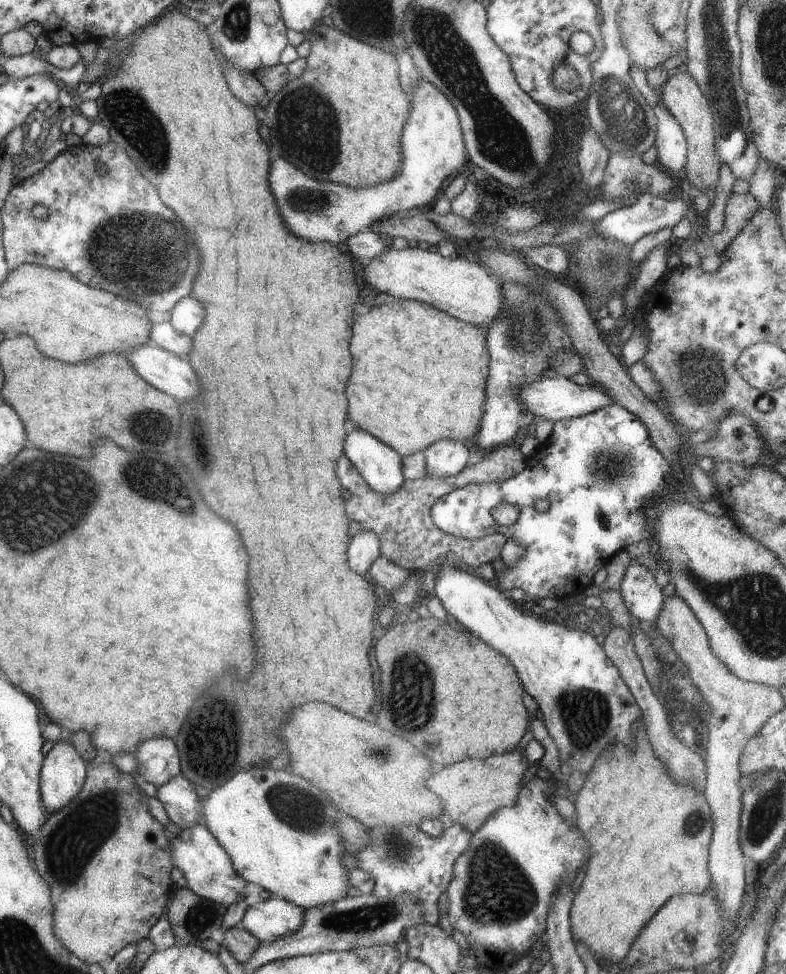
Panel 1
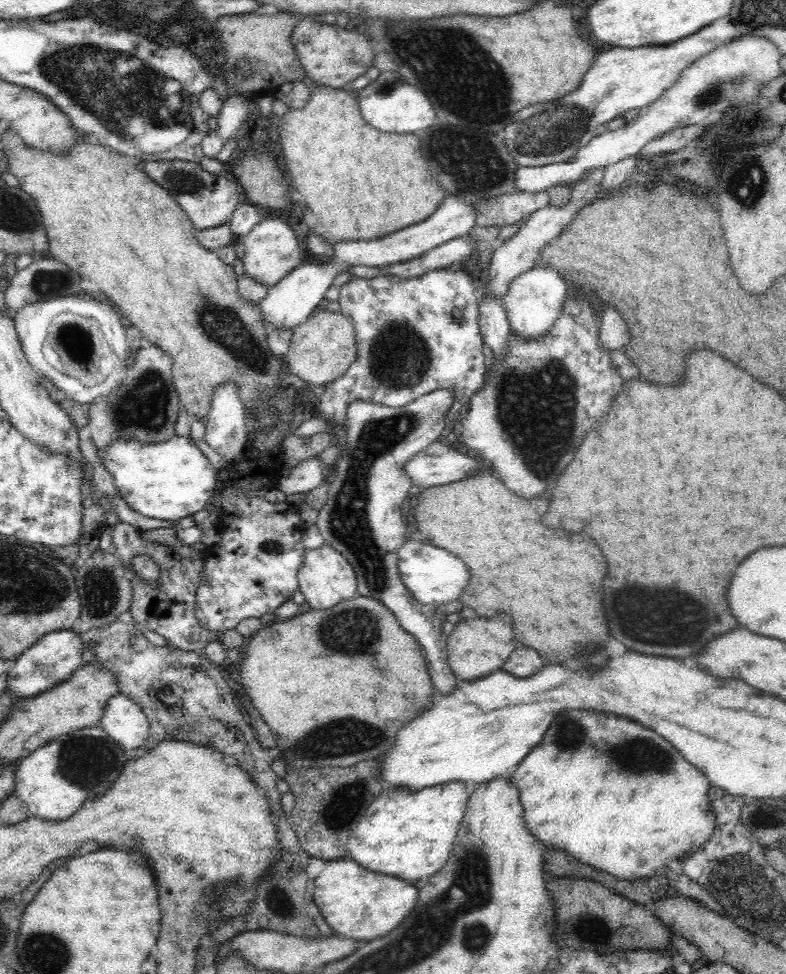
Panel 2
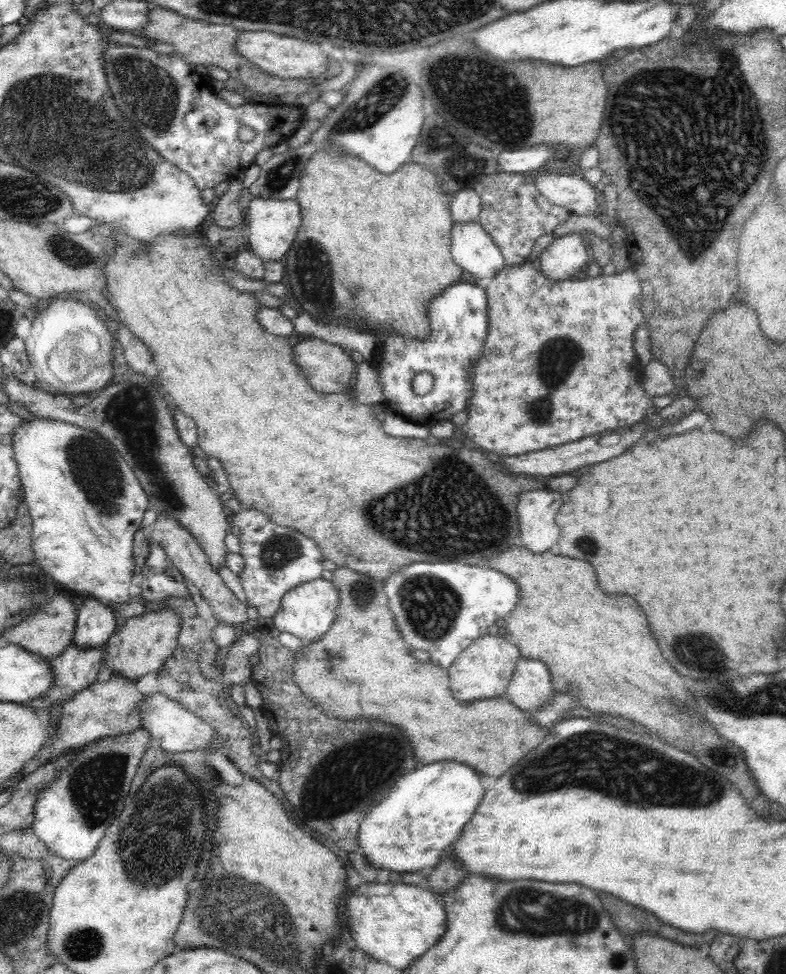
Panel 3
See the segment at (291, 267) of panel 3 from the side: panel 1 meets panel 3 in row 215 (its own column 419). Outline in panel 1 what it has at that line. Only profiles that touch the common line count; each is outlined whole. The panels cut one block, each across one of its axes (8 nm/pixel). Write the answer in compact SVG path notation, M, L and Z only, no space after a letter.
M399 298L387 300L386 303L380 306L373 305L366 314L358 316L353 324L354 336L352 336L352 342L350 342L350 352L352 352L352 358L354 358L354 366L352 366L352 374L350 374L348 386L346 386L348 424L350 428L360 428L360 430L372 434L374 438L395 450L401 457L424 451L428 446L440 439L457 440L467 445L472 445L481 430L480 424L482 424L482 417L484 416L485 390L489 375L490 358L485 331L463 320L452 318L446 312L442 312L432 305L412 299Z

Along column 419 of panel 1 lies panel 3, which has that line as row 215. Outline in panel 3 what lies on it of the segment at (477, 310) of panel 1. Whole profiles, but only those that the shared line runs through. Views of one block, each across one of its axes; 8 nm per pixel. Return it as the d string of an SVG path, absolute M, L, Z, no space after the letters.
M251 198L247 210L248 226L245 229L246 248L252 250L264 262L281 261L292 246L301 225L302 215L299 202L290 200L264 200Z

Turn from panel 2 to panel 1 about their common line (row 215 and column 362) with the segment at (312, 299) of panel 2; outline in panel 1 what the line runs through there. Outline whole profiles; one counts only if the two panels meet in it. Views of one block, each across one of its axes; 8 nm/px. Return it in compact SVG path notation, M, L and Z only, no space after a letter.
M350 428L344 450L346 458L376 494L390 496L402 488L405 481L402 457L372 434L360 428Z

